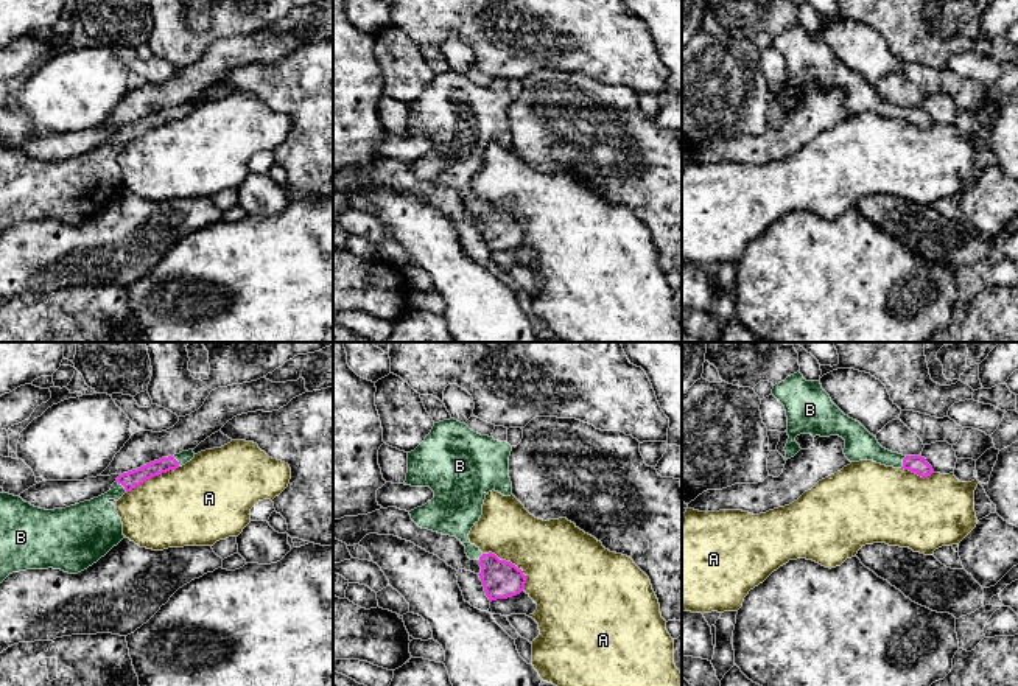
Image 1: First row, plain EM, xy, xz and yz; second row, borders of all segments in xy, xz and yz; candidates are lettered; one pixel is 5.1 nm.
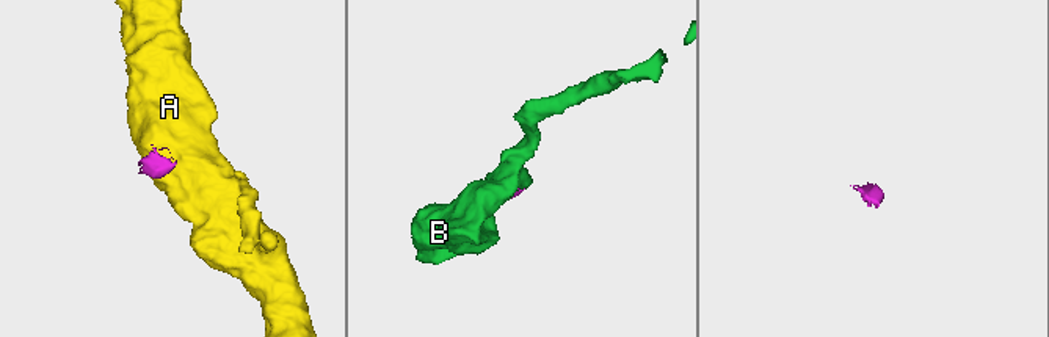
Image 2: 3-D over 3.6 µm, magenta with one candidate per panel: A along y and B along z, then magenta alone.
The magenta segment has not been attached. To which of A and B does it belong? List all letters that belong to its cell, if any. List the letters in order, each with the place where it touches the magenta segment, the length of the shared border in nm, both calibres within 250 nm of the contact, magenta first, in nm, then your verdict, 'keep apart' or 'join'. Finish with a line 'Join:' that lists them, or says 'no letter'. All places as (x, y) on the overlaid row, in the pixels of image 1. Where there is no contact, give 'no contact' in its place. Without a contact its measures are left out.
A: xz (509, 562) | 300 nm | 200/380 nm | keep apart
B: xy (122, 484) | 90 nm | 90/260 nm | join
Join: B

